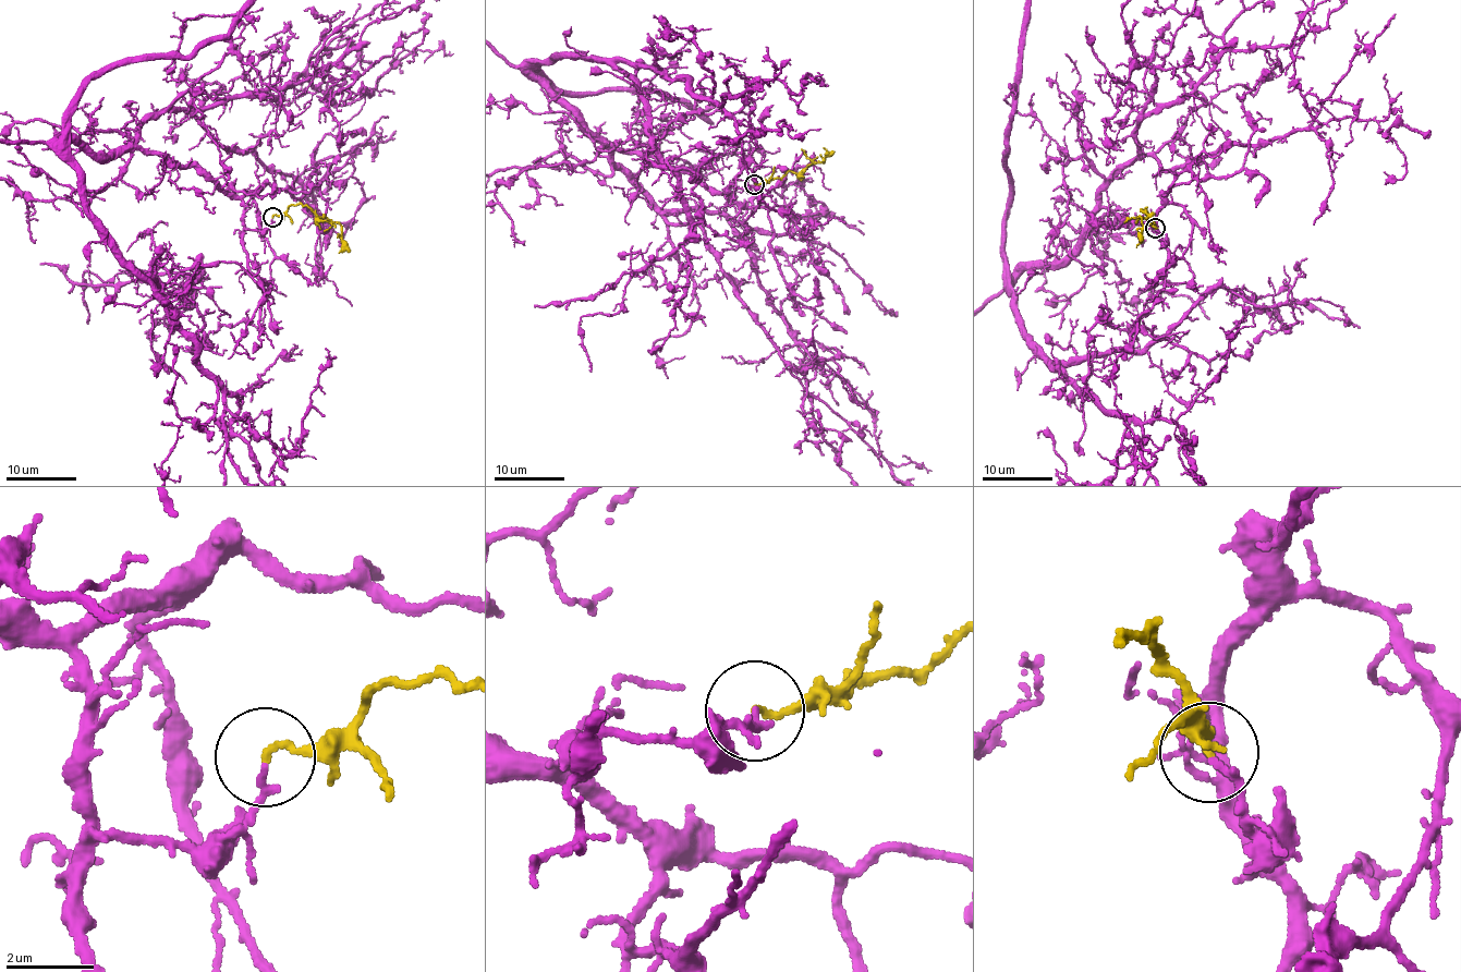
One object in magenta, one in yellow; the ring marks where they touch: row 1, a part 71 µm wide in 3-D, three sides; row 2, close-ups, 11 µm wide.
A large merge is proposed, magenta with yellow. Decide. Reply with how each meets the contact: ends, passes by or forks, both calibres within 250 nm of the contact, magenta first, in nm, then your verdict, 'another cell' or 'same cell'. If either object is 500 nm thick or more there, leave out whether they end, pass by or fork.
magenta ends | yellow ends | 150/140 nm | same cell

